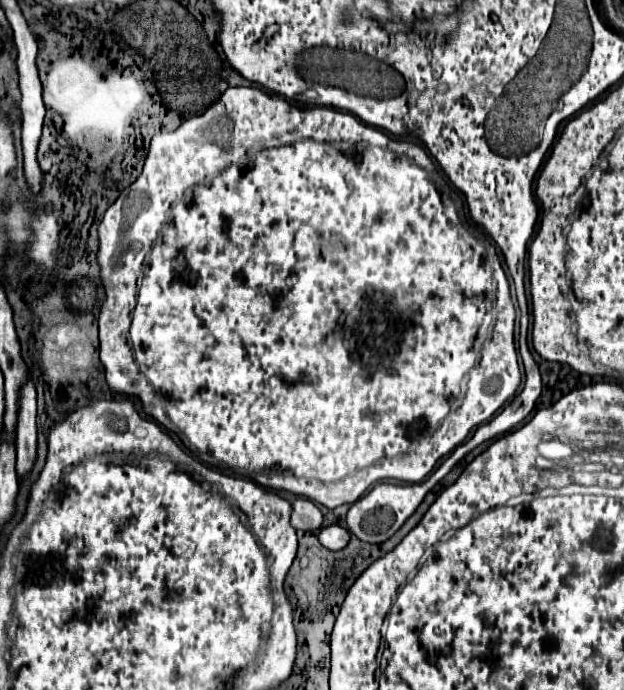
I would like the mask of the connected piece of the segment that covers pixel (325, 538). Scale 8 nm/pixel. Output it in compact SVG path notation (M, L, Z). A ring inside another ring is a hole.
M340 525L322 527L322 529L318 531L318 541L320 541L326 549L330 549L330 551L344 549L346 543L348 543L348 539L350 539L350 533L348 533L344 527L340 527Z

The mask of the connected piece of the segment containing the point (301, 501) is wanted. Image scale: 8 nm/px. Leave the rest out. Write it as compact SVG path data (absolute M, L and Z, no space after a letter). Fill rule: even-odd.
M296 497L292 501L292 515L290 515L290 523L294 529L302 529L302 531L316 531L322 527L322 513L316 507L316 503L312 503L306 497Z

